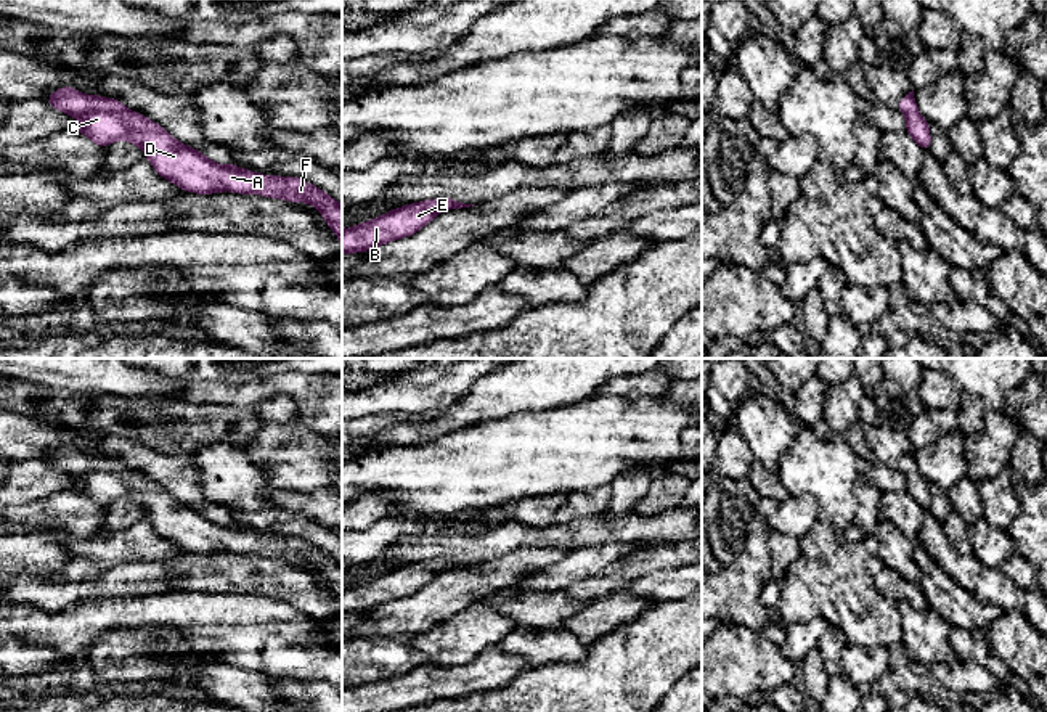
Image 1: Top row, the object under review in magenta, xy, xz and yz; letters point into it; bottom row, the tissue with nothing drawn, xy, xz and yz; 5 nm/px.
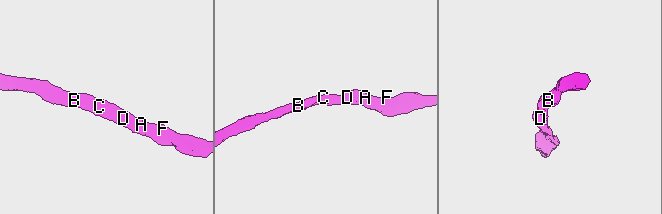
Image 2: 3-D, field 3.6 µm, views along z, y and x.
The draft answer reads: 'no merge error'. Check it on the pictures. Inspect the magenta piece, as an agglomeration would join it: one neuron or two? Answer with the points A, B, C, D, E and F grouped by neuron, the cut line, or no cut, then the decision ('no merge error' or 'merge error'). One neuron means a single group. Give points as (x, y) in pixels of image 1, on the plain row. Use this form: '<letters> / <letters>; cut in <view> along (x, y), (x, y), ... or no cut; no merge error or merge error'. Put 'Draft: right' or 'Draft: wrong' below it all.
A B C D E F; no cut; no merge error
Draft: right

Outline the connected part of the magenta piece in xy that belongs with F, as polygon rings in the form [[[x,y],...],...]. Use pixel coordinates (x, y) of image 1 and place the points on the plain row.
[[[61,447],[47,460],[59,473],[79,481],[74,489],[96,506],[127,500],[145,511],[145,519],[165,540],[183,551],[212,554],[231,551],[312,564],[336,593],[342,608],[342,564],[299,537],[262,535],[231,522],[222,526],[201,511],[175,500],[149,477],[128,471],[120,460],[85,455],[74,447]]]

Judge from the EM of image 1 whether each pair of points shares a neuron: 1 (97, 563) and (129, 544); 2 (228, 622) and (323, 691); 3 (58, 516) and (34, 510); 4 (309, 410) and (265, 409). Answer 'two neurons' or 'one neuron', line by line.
1: one neuron
2: two neurons
3: one neuron
4: two neurons

